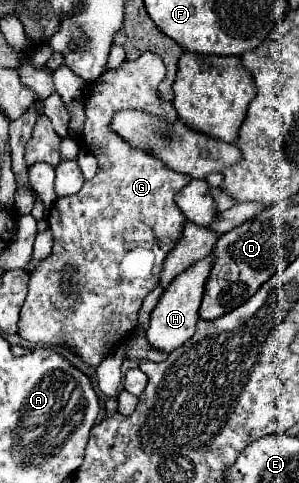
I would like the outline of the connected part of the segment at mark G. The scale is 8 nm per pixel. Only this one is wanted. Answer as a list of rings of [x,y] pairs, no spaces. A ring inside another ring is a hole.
[[[144,53],[134,61],[126,59],[118,69],[106,69],[96,81],[88,85],[88,89],[84,89],[80,103],[84,107],[86,121],[78,131],[78,139],[82,147],[96,157],[98,173],[90,181],[84,181],[84,187],[78,193],[68,195],[64,199],[56,199],[54,207],[50,209],[48,225],[54,235],[54,249],[30,273],[28,297],[20,311],[18,335],[22,339],[44,345],[66,343],[84,359],[84,363],[94,367],[98,367],[102,359],[108,357],[108,353],[136,329],[142,301],[158,285],[162,263],[182,237],[186,223],[186,217],[176,205],[174,197],[192,181],[192,177],[170,169],[168,165],[164,165],[164,161],[160,161],[152,153],[140,147],[132,147],[132,143],[124,141],[112,129],[112,117],[120,109],[136,109],[148,113],[146,109],[158,105],[164,107],[164,113],[150,113],[152,117],[158,117],[160,121],[168,123],[178,119],[174,103],[166,101],[158,93],[158,85],[164,79],[164,75],[166,75],[164,61],[156,53]],[[68,263],[76,267],[76,275],[72,277],[76,293],[64,297],[58,291],[58,283],[62,279],[62,269]]]

